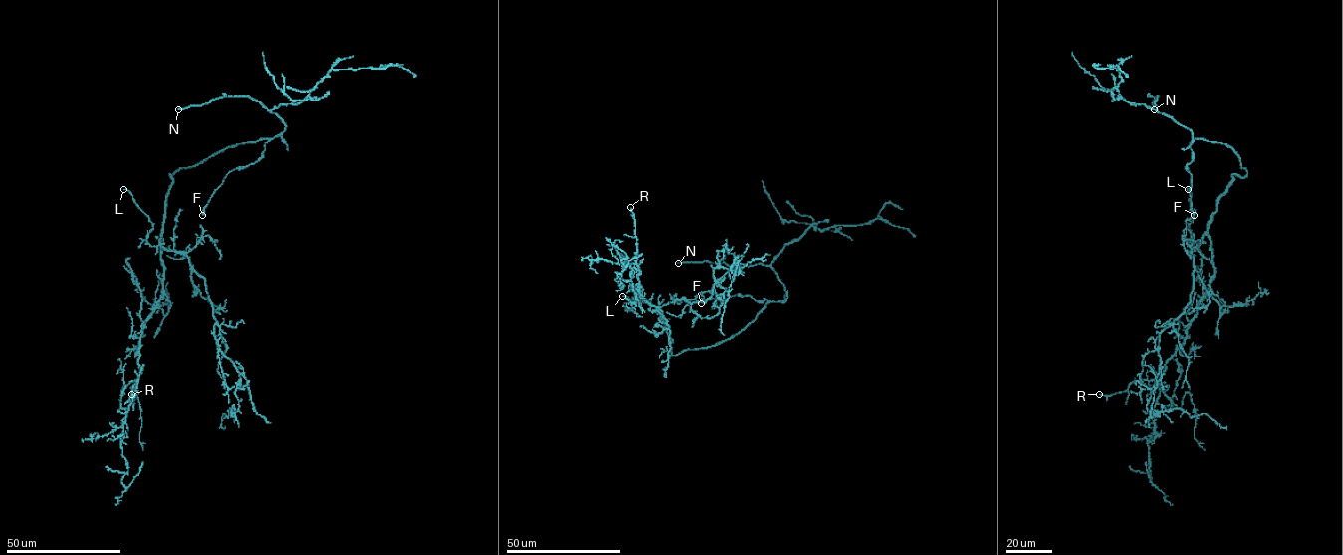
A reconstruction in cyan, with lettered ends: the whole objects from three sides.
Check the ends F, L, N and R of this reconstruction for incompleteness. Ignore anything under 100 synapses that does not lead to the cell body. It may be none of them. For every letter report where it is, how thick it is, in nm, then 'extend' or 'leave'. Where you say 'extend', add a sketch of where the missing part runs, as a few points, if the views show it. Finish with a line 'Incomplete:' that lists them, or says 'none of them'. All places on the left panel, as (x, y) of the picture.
F: place (202, 215); calibre 360 nm; leave
L: place (123, 189); calibre 130 nm; leave
N: place (178, 109); calibre 280 nm; extend; course (178, 109), (136, 109), (108, 120), (74, 118), (63, 112), (64, 85), (88, 71), (91, 63), (118, 45)
R: place (131, 394); calibre 200 nm; leave
Incomplete: N

